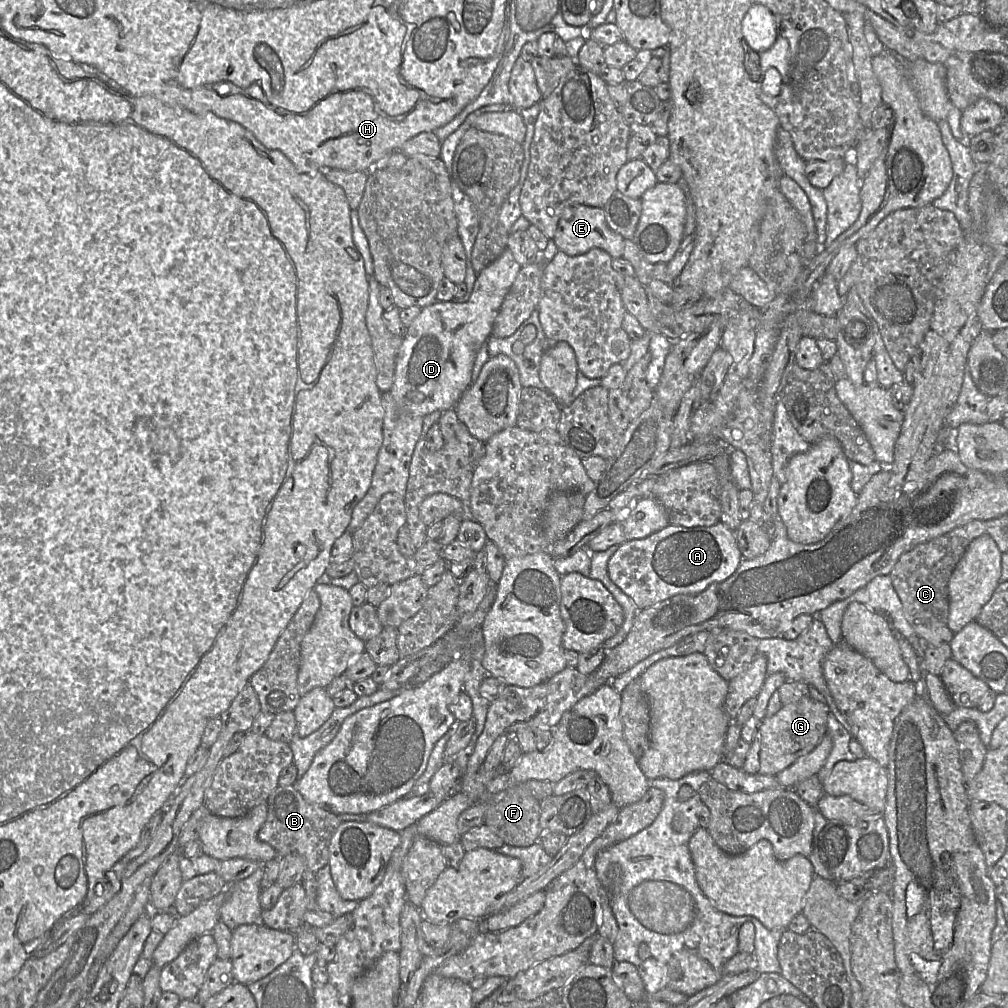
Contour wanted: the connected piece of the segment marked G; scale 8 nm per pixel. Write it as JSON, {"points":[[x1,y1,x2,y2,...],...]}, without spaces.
{"points":[[810,696,797,702,783,705,771,717,760,721,753,742,742,767,748,774,776,775,783,771,798,758,810,753,827,734,827,717,830,712,826,703,816,701]]}

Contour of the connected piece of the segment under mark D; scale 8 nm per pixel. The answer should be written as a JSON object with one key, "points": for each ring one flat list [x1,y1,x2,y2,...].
{"points":[[505,249,495,261,478,273,467,302,436,301,422,308,420,314,406,329,397,354,394,383,390,392,399,412,424,417,435,411,455,409,457,402,470,385,477,352,491,336,493,322,521,267,512,252]]}

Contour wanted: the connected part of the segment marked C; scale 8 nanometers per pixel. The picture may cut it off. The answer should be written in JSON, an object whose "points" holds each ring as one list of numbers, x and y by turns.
{"points":[[969,521,941,536,916,545,900,556,889,574,908,622,917,636,925,639,929,646,949,643,955,634,948,626,949,579,968,545,985,533,984,521]]}

